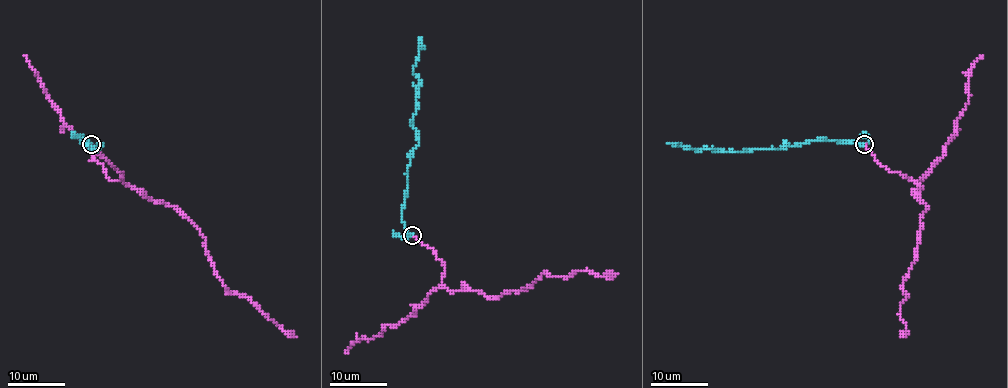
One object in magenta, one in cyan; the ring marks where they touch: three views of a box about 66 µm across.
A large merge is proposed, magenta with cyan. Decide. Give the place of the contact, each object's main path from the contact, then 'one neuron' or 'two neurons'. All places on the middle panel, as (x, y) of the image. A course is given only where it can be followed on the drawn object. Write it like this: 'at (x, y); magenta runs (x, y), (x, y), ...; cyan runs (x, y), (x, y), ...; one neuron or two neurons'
at (412, 235); magenta runs (412, 236), (444, 265), (448, 290), (492, 298), (526, 288), (543, 273), (618, 273); cyan runs (412, 234), (401, 209), (410, 155), (418, 145), (412, 116), (418, 106), (419, 78), (414, 65), (421, 37); one neuron

